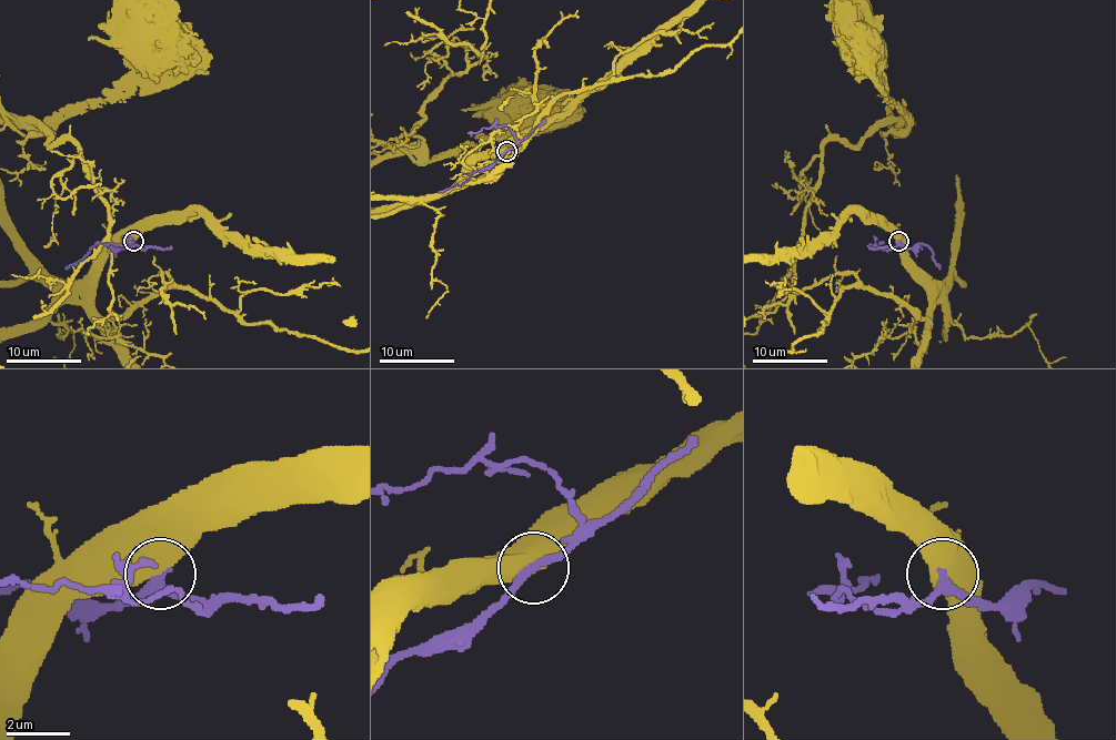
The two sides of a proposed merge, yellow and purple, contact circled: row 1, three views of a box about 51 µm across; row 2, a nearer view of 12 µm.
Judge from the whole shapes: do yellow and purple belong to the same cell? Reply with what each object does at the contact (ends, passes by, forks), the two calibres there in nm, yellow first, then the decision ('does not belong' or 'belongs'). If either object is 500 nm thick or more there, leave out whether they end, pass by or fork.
750 nm thick on the yellow side, 240 nm on the other; does not belong

